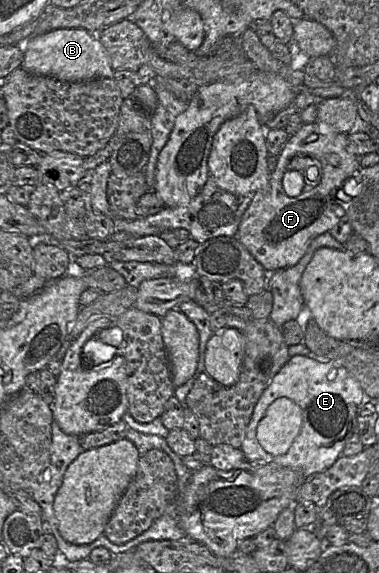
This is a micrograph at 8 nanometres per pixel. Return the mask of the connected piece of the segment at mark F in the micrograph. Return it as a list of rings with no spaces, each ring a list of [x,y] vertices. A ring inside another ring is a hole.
[[[322,122],[303,124],[295,135],[290,136],[278,156],[277,166],[270,174],[269,189],[253,194],[235,237],[267,272],[295,265],[314,238],[329,232],[338,223],[339,218],[333,210],[334,203],[348,213],[349,205],[339,193],[346,193],[345,182],[353,178],[361,168],[359,158],[348,151],[348,143],[349,134],[341,133]],[[297,156],[319,160],[322,177],[317,186],[304,189],[299,196],[290,197],[284,190],[283,176],[289,162]]]

